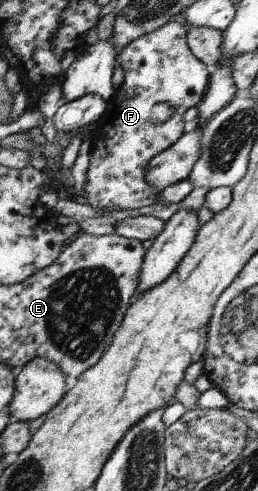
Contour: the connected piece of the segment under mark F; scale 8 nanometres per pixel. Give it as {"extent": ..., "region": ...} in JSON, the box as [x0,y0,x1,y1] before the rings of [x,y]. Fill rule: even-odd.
{"extent":[82,21,211,209],"region":[[[170,21],[130,42],[117,57],[124,79],[122,84],[115,86],[114,95],[108,100],[105,116],[91,132],[91,154],[82,179],[82,199],[93,208],[140,209],[159,202],[160,192],[154,189],[145,177],[148,164],[159,153],[170,149],[185,134],[188,126],[184,123],[184,113],[204,99],[211,80],[207,65],[190,51],[187,32],[186,26]],[[156,104],[166,104],[174,109],[165,122],[155,123],[151,120]]]}

